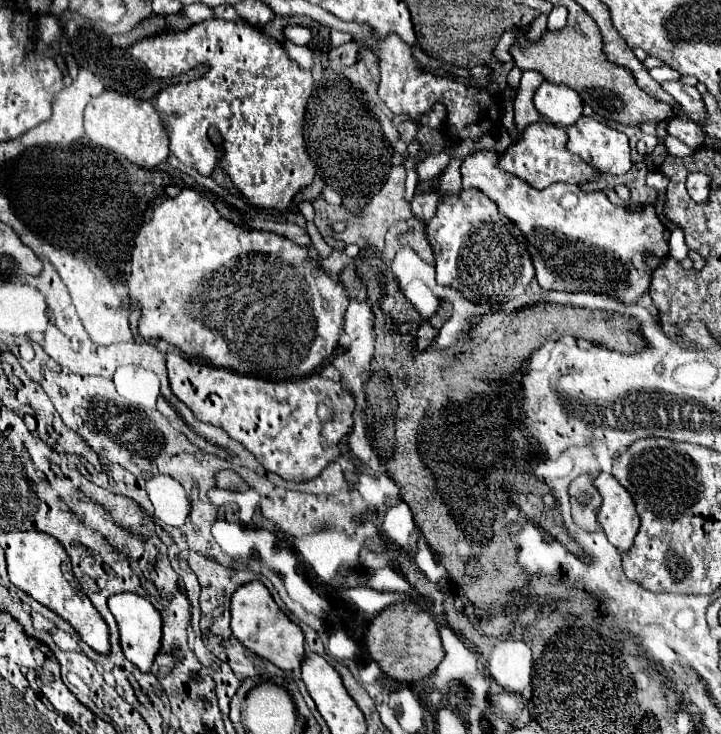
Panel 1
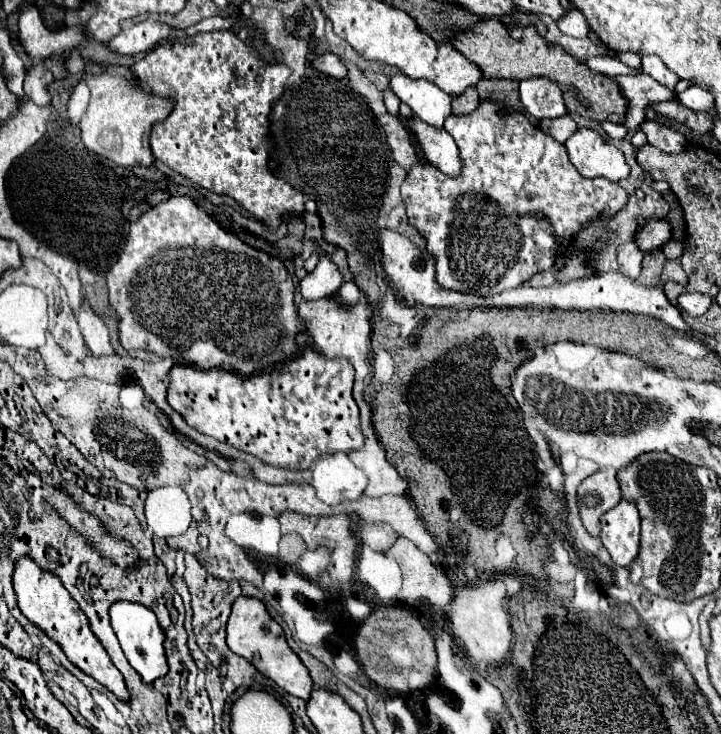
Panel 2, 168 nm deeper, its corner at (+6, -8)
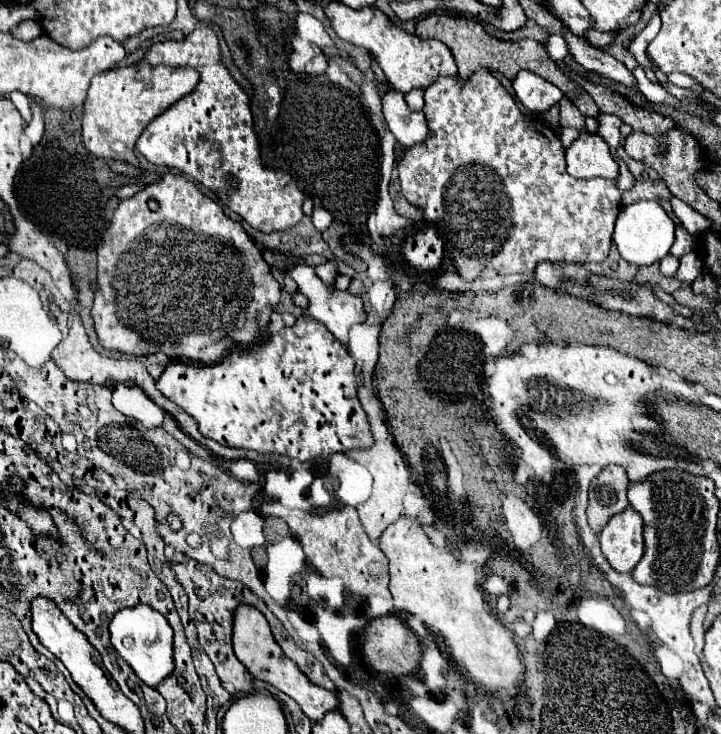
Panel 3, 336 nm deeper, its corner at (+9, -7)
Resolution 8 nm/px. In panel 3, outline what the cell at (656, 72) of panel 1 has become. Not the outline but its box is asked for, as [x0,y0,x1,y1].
[546,34,570,60]

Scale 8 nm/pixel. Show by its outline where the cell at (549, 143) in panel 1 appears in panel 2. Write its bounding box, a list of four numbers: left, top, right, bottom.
[401,101,627,297]

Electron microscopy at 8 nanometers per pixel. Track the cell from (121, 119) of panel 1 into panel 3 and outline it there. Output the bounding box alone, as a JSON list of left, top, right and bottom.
[82,66,198,166]

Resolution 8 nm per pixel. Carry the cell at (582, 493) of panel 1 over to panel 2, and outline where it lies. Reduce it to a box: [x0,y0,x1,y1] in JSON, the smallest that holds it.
[577,469,621,537]

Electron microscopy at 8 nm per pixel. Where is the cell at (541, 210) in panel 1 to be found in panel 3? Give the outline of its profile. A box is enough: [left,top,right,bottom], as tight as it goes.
[382,88,428,148]

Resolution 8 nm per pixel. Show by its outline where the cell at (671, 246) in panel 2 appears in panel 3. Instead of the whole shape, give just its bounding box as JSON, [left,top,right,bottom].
[670,226,696,258]

